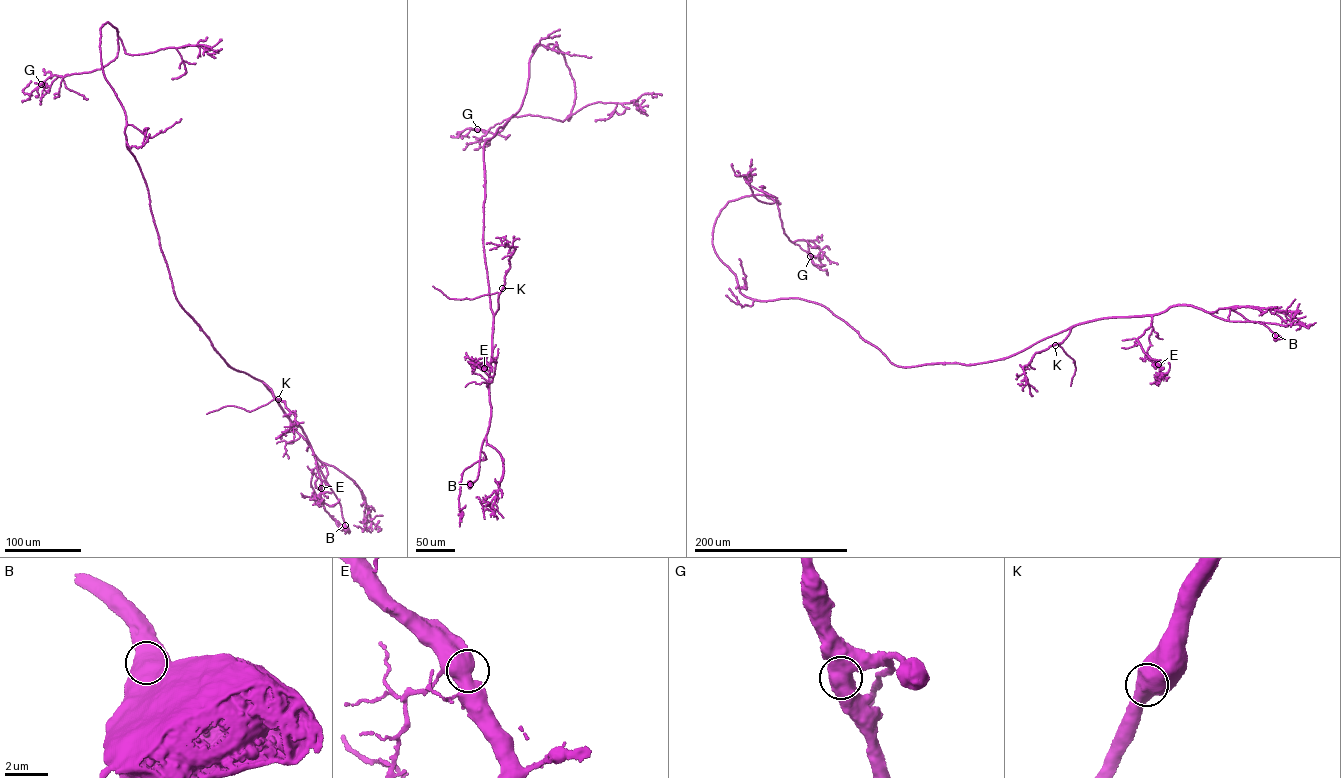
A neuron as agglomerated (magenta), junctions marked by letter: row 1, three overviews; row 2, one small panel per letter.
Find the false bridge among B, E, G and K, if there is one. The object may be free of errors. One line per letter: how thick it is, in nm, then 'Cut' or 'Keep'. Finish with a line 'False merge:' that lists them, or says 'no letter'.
B: Thickness 850 nm. Keep
E: Thickness 650 nm. Keep
G: Thickness 900 nm. Keep
K: Thickness 650 nm. Keep
False merge: no letter

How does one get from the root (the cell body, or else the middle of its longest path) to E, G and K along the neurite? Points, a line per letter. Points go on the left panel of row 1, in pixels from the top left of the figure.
E: (346, 528), (338, 499), (322, 474), (307, 438), (299, 426), (291, 422), (291, 428), (311, 449), (321, 488)
G: (346, 528), (301, 428), (177, 300), (103, 72), (100, 29), (117, 30), (108, 64), (41, 84)
K: (346, 528), (338, 499), (322, 474), (304, 432), (288, 418), (262, 382), (278, 399)

